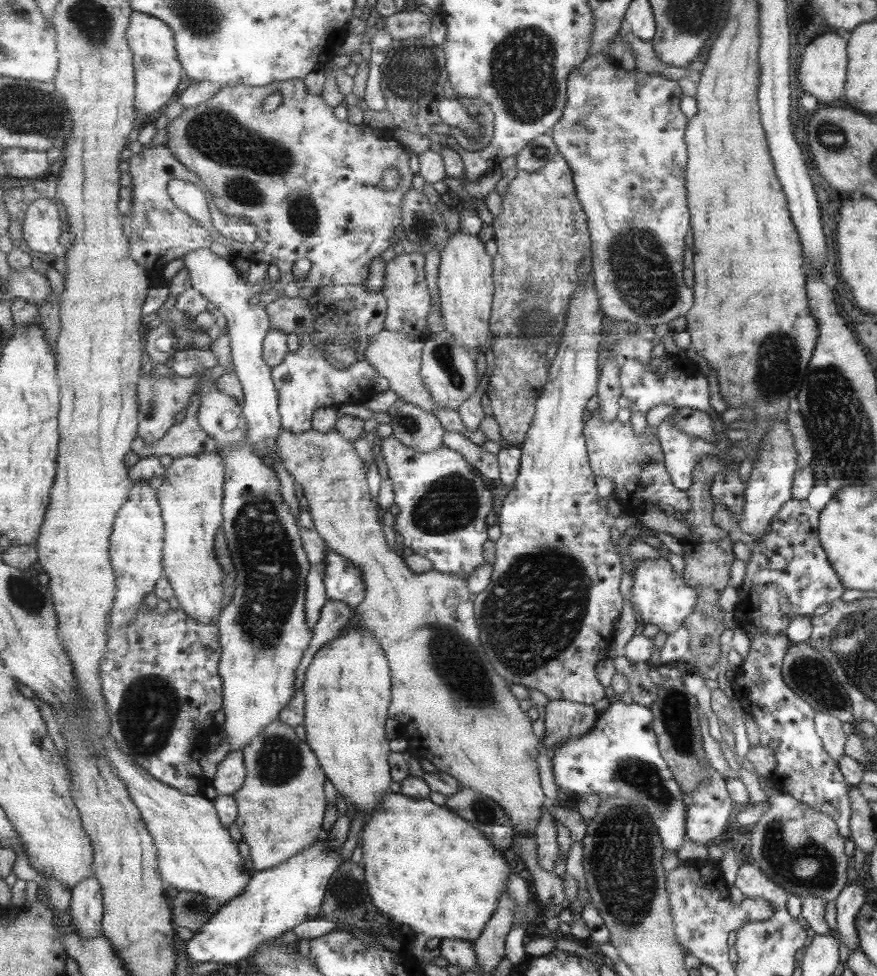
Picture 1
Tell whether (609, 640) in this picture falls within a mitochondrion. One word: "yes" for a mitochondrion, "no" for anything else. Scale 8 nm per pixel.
no

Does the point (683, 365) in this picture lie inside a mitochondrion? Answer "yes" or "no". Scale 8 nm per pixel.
no

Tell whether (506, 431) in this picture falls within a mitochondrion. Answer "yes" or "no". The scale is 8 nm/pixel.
no

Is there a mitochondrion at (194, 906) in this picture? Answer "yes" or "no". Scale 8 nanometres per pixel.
yes

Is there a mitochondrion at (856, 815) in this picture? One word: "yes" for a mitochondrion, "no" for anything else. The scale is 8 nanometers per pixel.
no

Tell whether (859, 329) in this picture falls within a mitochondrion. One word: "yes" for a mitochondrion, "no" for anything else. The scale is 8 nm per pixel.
no

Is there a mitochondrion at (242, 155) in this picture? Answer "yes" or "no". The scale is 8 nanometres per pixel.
yes

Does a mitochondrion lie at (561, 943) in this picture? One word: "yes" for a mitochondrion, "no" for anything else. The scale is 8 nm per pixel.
no

